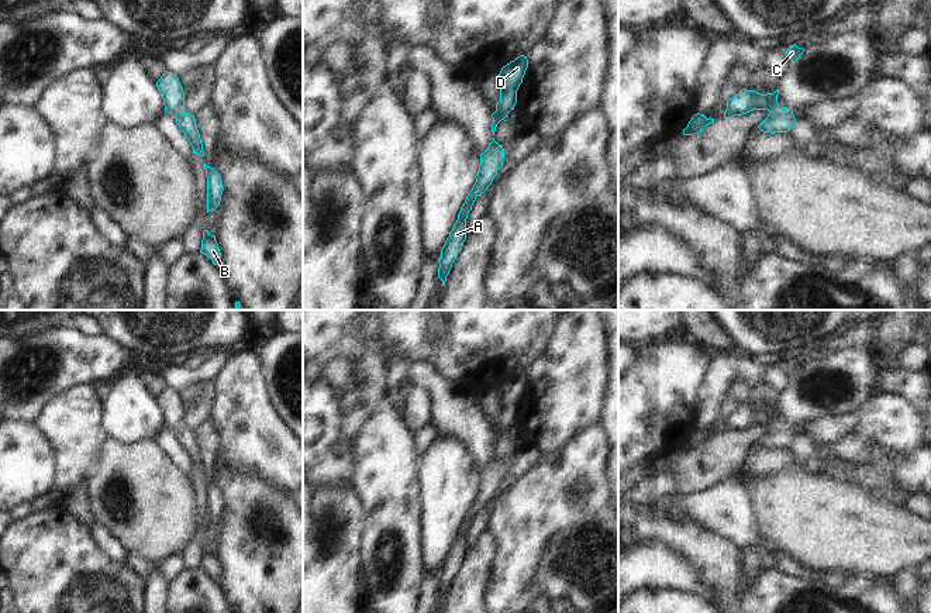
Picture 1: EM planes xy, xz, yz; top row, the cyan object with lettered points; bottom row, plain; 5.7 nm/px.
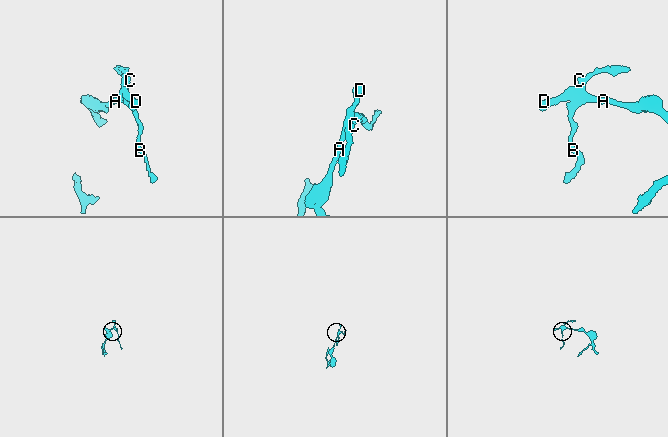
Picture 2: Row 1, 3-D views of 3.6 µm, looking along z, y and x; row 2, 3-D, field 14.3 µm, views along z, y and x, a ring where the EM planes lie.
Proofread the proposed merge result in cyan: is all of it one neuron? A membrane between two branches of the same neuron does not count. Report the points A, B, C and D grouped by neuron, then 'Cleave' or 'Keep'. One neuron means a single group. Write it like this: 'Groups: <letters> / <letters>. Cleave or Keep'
Groups: A B C D. Keep

